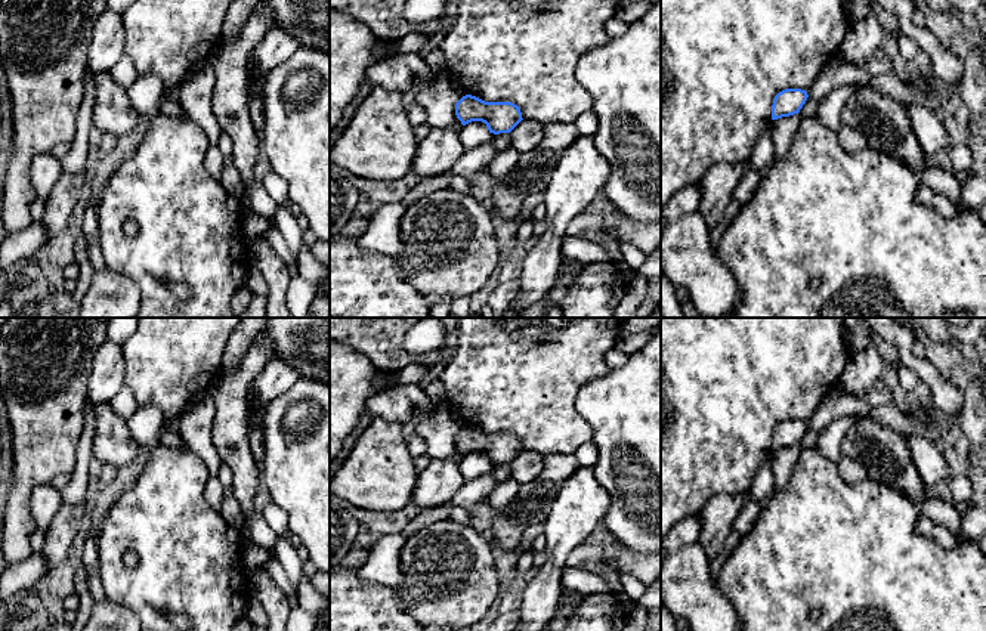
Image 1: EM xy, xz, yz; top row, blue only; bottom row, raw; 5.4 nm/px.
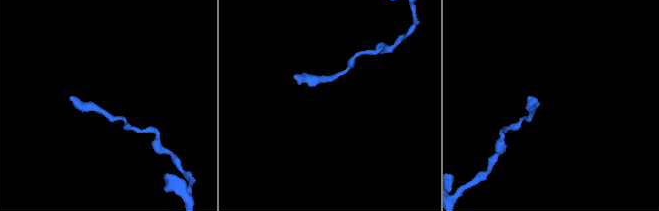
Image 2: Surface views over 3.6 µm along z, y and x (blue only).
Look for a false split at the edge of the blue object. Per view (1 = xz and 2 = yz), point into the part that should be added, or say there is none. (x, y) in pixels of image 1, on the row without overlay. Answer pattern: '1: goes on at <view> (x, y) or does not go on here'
1: does not go on here
2: does not go on here

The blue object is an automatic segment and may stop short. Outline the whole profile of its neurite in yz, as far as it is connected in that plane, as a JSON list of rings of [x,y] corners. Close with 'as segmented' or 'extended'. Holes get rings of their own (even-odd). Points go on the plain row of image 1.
[[[785,420],[779,423],[772,436],[772,451],[798,445],[809,426],[801,420]]]; as segmented

